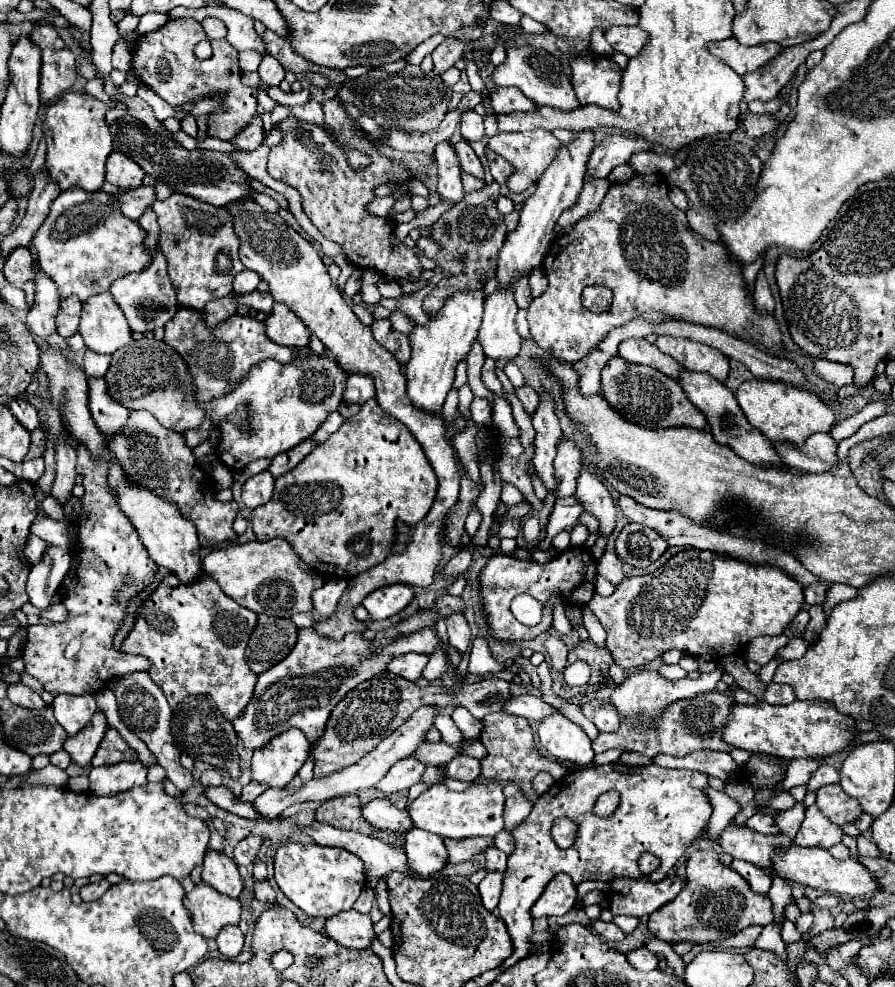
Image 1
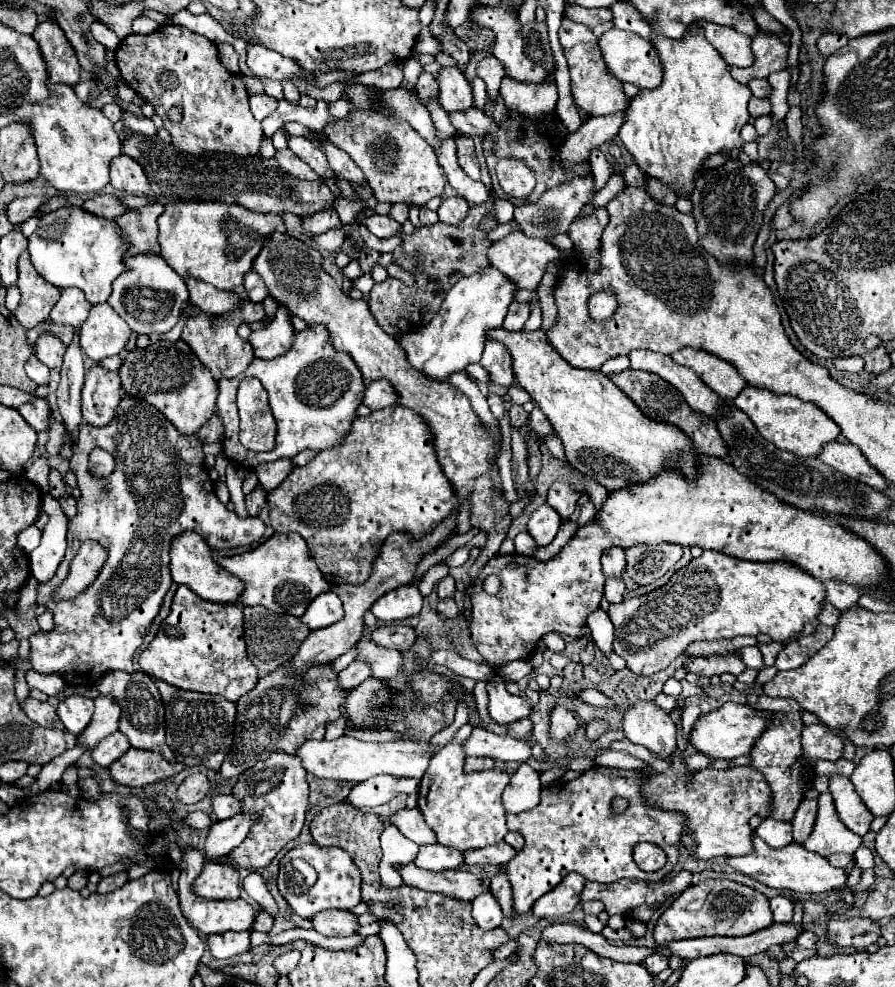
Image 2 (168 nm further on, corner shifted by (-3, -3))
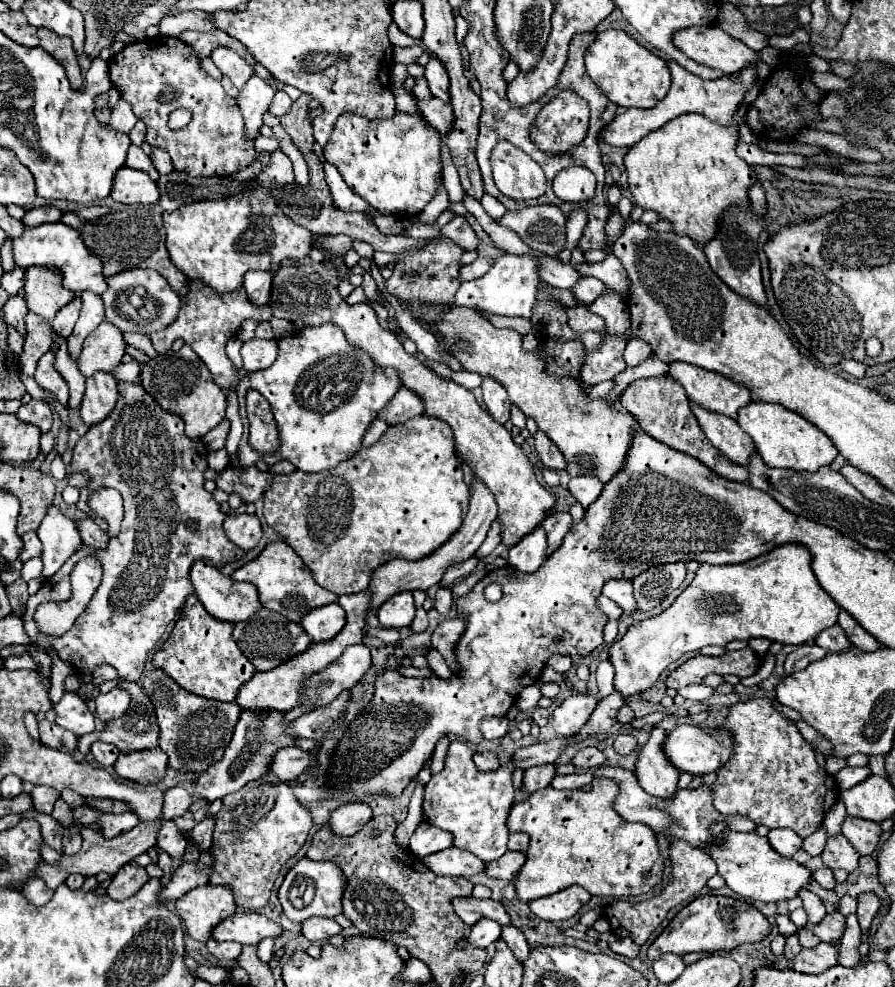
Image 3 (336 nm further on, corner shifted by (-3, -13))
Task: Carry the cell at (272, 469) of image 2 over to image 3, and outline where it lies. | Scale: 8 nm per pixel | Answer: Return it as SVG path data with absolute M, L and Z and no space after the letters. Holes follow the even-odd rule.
M228 464L224 470L220 470L214 478L216 488L232 494L236 492L242 502L256 502L262 496L262 490L270 486L270 472L262 472L256 466L232 466Z

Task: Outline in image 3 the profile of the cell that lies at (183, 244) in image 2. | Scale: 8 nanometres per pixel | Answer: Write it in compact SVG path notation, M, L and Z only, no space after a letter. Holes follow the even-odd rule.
M280 148L270 152L270 164L264 166L252 178L252 182L256 186L246 192L186 204L170 214L162 214L166 228L166 248L174 266L188 278L202 278L220 294L240 288L248 270L276 272L282 260L302 260L312 250L312 232L286 216L270 196L276 186L294 184L290 158Z

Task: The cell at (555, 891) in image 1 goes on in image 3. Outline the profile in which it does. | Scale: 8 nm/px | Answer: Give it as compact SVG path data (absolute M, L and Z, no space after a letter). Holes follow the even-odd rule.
M570 886L562 892L536 898L534 902L530 902L530 910L542 920L560 922L560 920L572 918L584 904L588 904L588 900L590 900L590 894L582 886Z

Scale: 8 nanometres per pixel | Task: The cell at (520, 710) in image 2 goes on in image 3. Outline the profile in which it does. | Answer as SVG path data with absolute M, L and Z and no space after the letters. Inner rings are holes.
M502 716L502 718L484 718L482 724L480 724L480 732L482 732L482 738L486 740L498 740L506 734L508 730L508 718Z

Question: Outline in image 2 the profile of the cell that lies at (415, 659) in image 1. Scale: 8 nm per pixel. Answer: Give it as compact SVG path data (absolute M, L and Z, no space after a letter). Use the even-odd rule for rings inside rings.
M362 638L358 642L358 658L366 660L372 666L372 676L376 678L394 678L404 668L404 656L396 650L380 648L372 644L368 638Z

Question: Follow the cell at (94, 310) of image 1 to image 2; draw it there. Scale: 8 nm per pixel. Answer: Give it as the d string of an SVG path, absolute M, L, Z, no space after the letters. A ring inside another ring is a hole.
M96 304L80 328L82 352L92 360L102 360L120 354L130 338L126 322L110 308L110 304Z

